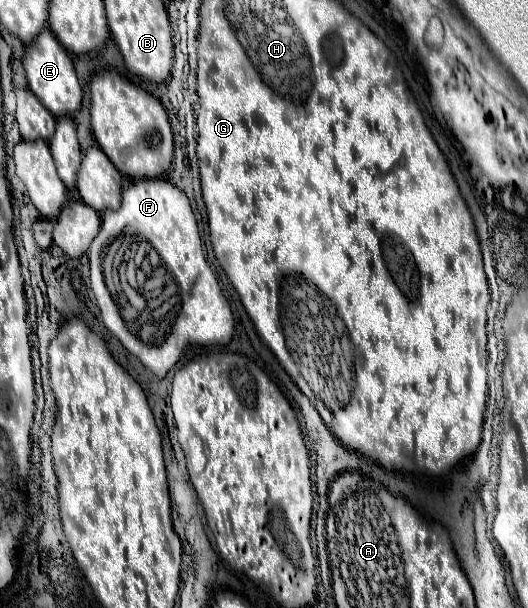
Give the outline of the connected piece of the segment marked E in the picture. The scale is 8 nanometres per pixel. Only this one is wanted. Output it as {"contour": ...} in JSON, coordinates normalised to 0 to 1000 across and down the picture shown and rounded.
{"contour":[[[83,48],[64,74],[49,77],[45,87],[45,117],[53,127],[53,146],[76,163],[76,169],[102,189],[102,192],[140,192],[140,186],[155,176],[155,143],[148,137],[136,97],[117,74],[110,74],[110,64],[95,48]]]}

